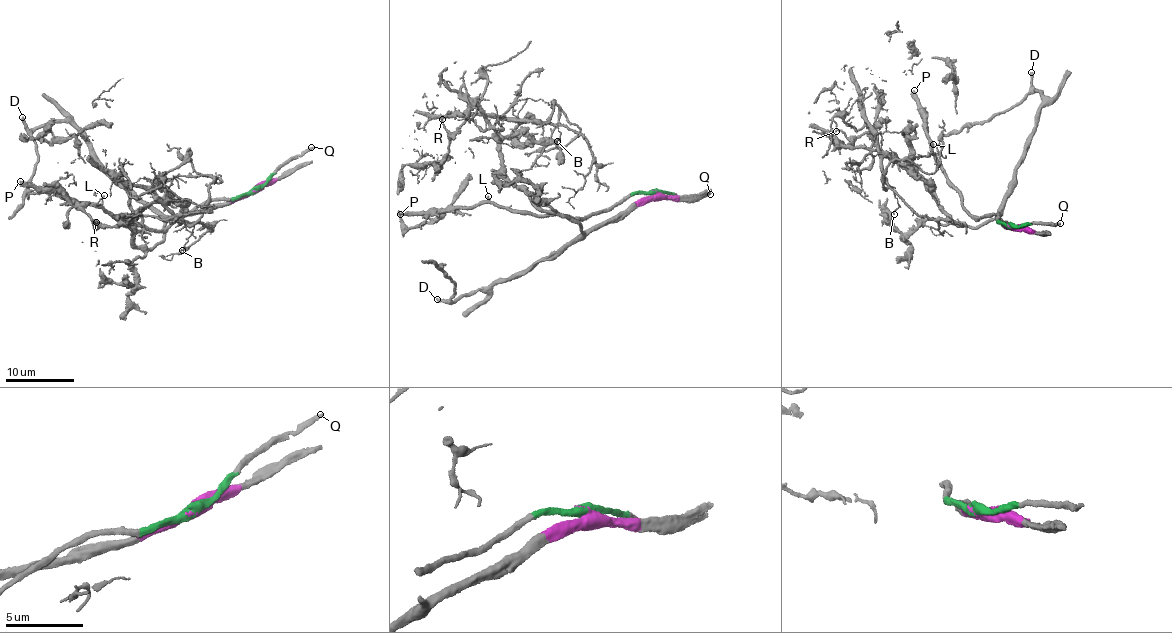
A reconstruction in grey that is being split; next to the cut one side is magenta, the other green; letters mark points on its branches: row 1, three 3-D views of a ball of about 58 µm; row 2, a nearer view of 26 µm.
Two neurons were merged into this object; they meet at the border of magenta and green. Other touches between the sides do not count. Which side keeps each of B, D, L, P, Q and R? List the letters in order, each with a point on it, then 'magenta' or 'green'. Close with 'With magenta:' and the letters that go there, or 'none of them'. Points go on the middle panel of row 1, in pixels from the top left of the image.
B: place (557, 141); magenta
D: place (437, 299); magenta
L: place (488, 196); green
P: place (400, 214); green
Q: place (710, 194); green
R: place (442, 119); magenta
With magenta: B, D, R

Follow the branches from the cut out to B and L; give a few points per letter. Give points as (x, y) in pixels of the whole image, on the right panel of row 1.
B: (1011, 226), (996, 216), (957, 224), (933, 188), (870, 148), (864, 119), (894, 214)
L: (1011, 226), (996, 219), (994, 214), (982, 217), (963, 206), (940, 160), (932, 152), (934, 144)

